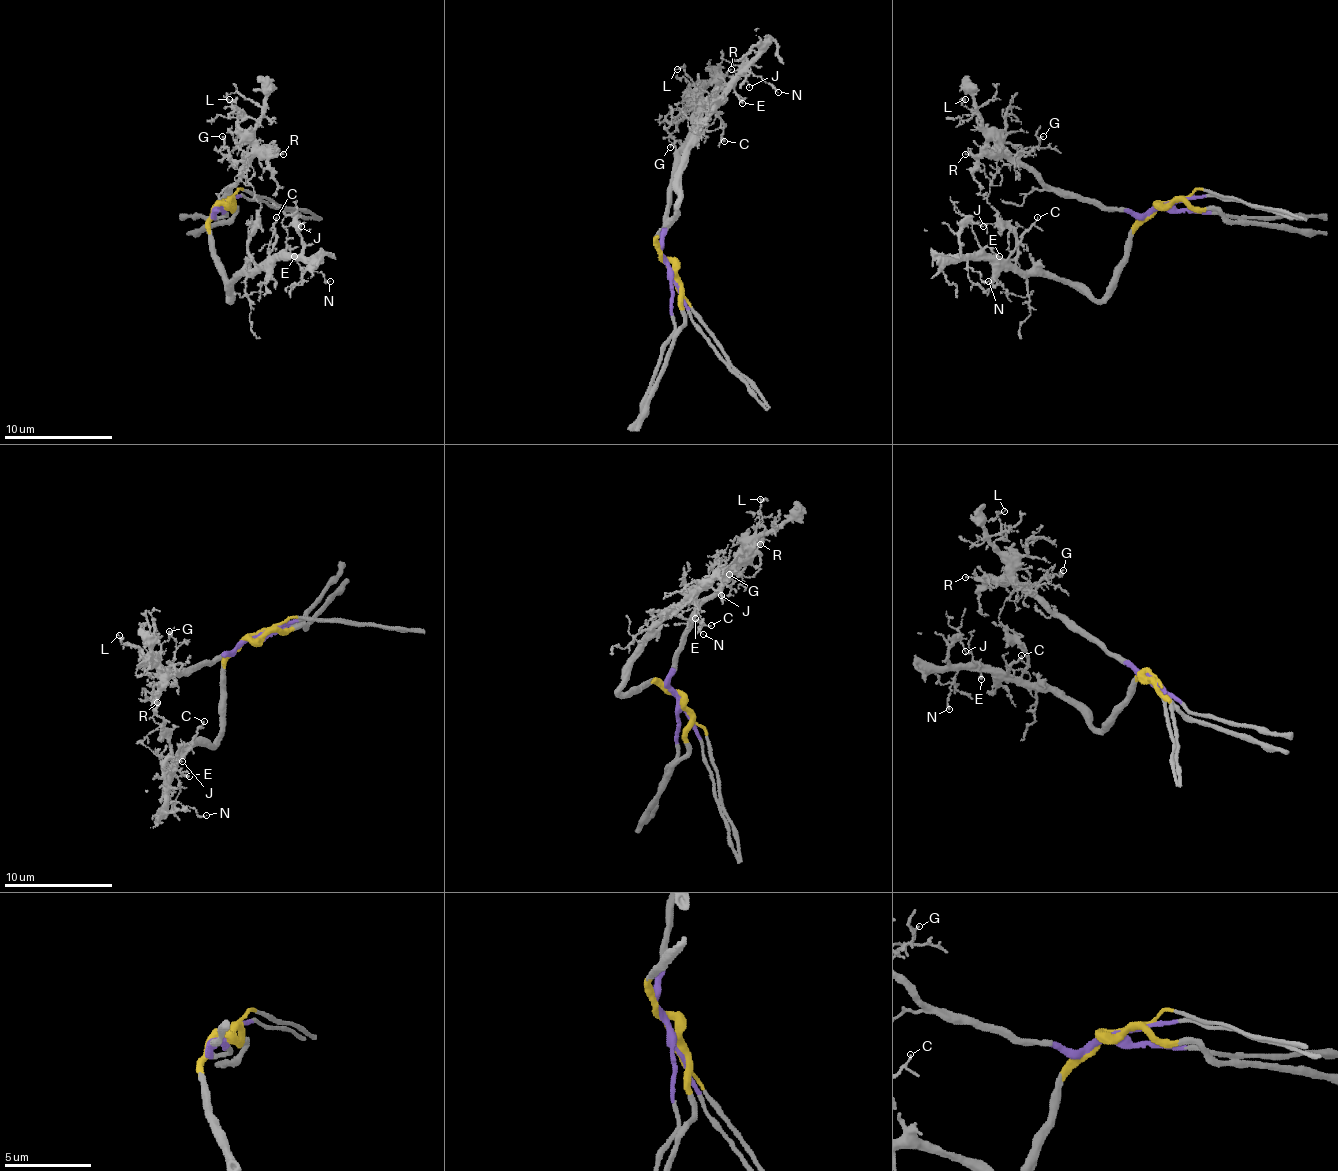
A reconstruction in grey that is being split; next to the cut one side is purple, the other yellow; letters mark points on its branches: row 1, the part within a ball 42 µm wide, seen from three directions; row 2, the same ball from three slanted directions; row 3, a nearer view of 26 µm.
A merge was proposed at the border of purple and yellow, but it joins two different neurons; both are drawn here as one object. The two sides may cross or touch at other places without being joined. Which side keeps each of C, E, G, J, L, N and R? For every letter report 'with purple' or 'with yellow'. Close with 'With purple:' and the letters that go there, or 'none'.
C: with yellow
E: with yellow
G: with purple
J: with yellow
L: with purple
N: with yellow
R: with purple
With purple: G, L, R

